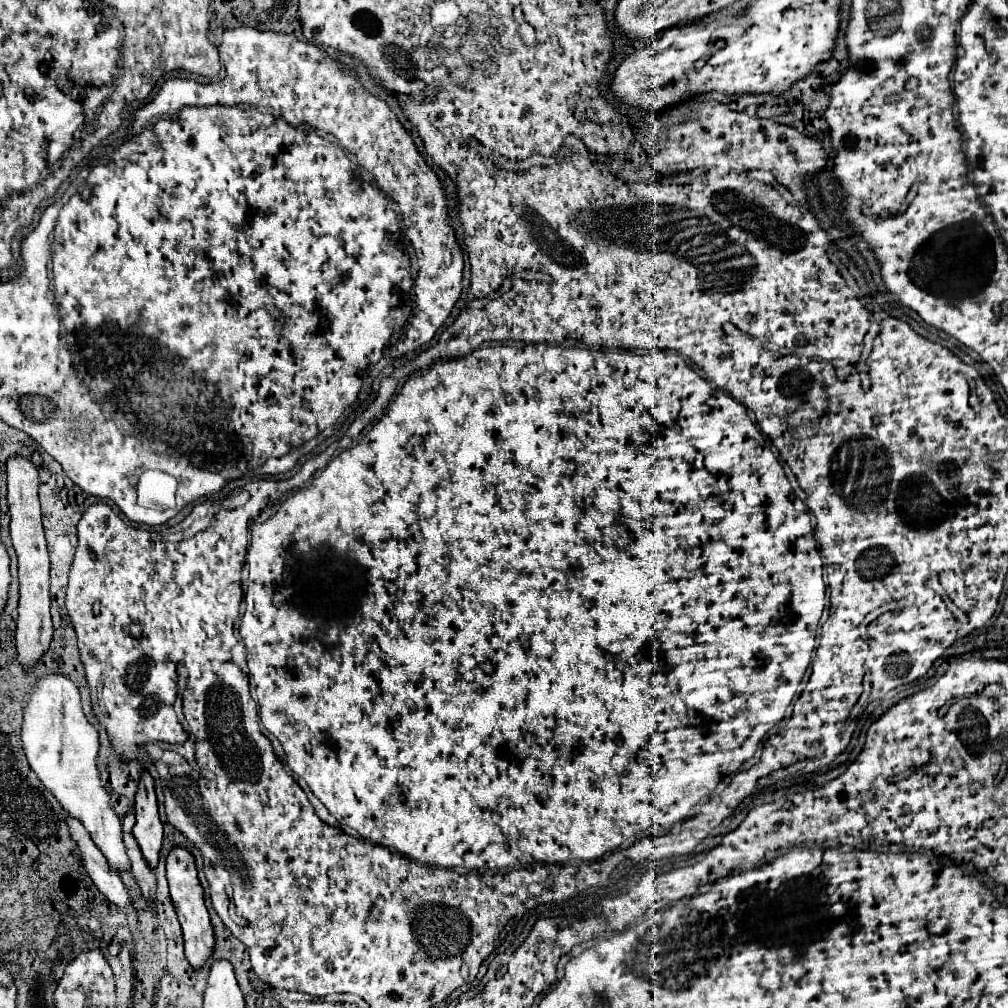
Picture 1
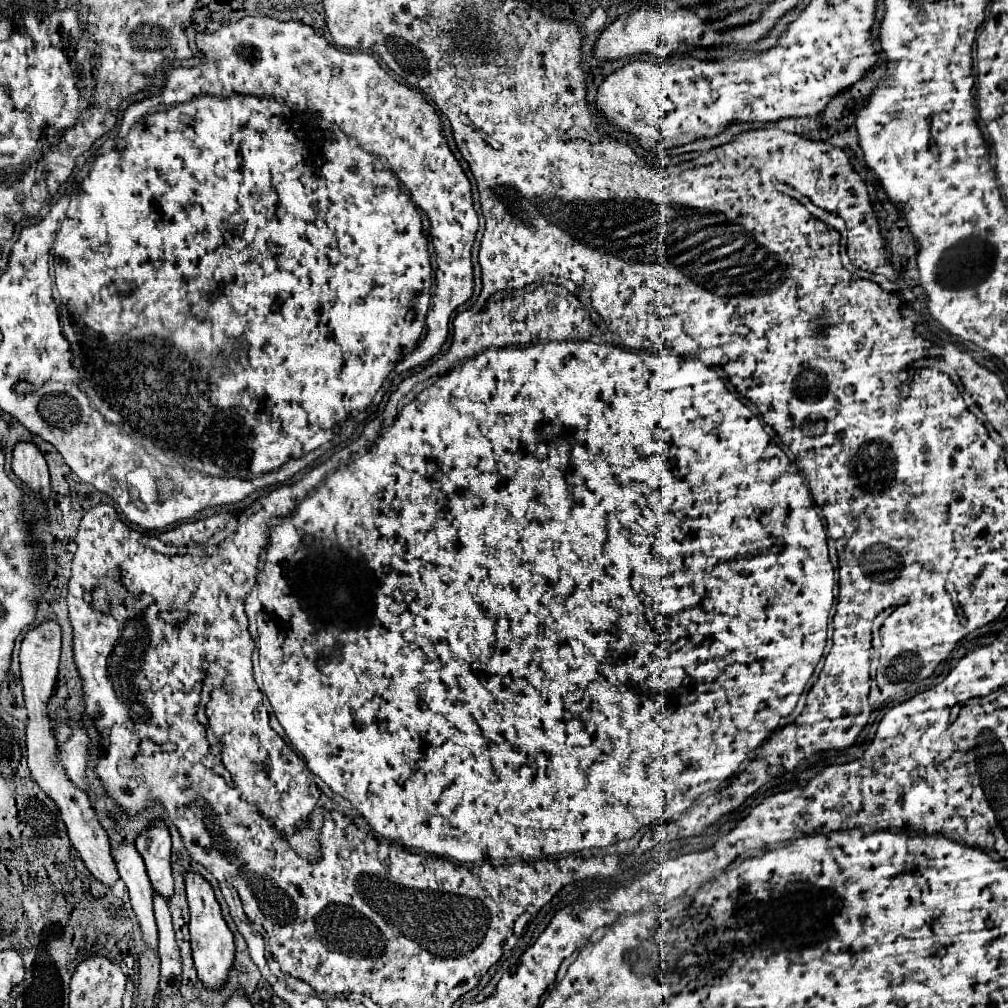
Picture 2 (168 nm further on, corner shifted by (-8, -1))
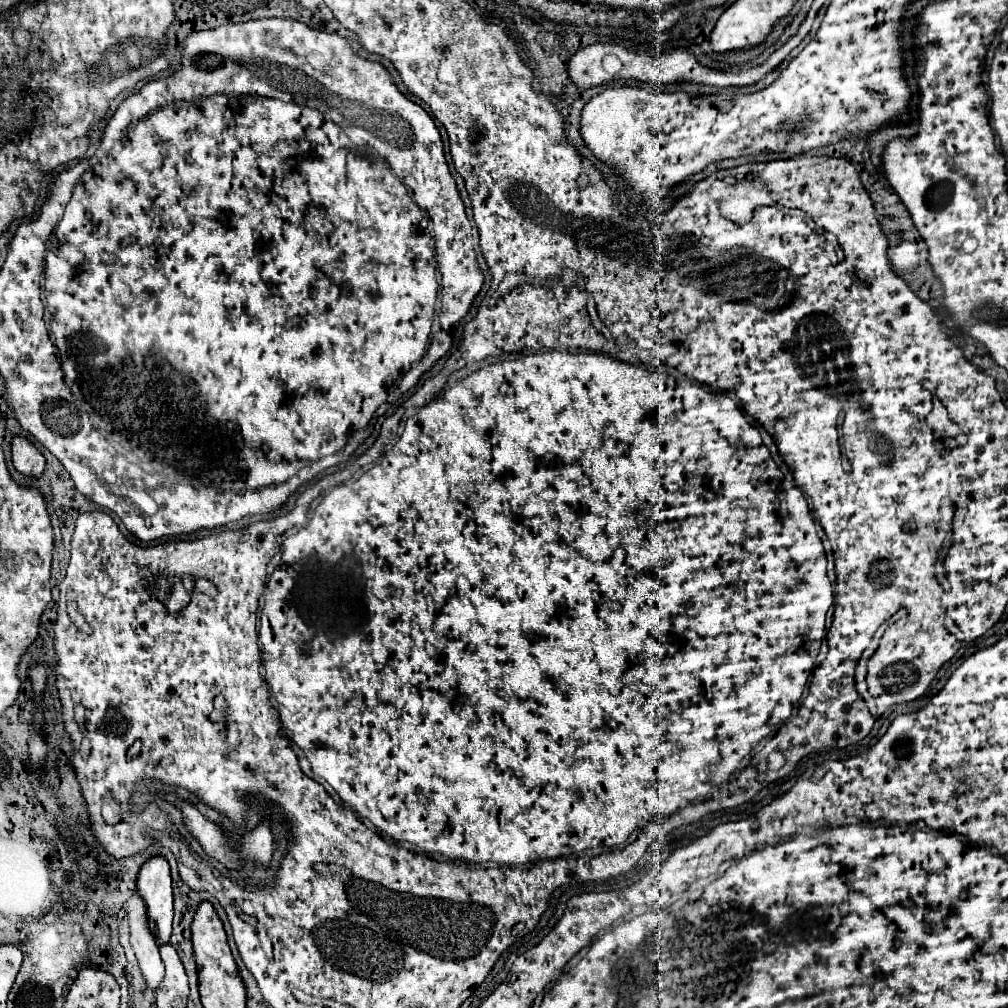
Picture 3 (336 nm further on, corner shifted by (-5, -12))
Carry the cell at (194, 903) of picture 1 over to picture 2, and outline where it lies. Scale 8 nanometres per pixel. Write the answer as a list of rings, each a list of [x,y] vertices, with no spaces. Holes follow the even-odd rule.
[[[187,873],[185,875],[185,889],[187,889],[187,901],[191,909],[191,921],[189,921],[189,931],[191,931],[191,947],[193,947],[193,961],[197,975],[203,983],[205,989],[221,989],[229,977],[229,971],[233,967],[235,959],[235,943],[233,943],[233,933],[229,931],[221,907],[215,899],[215,893],[211,885],[199,875],[199,873]]]

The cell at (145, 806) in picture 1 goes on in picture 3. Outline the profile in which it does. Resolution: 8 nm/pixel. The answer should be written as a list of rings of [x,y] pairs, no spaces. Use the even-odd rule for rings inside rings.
[[[152,856],[142,864],[138,892],[146,902],[150,930],[158,938],[158,944],[166,944],[172,934],[172,882],[166,858]]]

